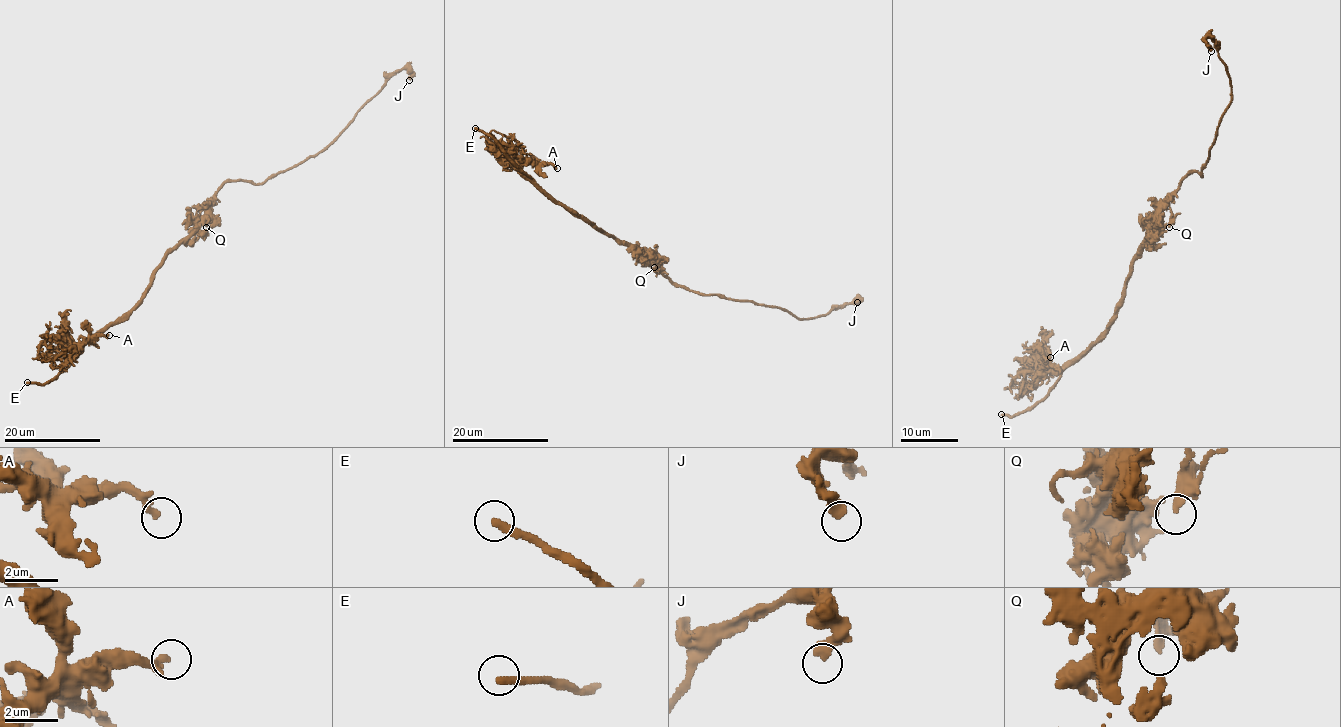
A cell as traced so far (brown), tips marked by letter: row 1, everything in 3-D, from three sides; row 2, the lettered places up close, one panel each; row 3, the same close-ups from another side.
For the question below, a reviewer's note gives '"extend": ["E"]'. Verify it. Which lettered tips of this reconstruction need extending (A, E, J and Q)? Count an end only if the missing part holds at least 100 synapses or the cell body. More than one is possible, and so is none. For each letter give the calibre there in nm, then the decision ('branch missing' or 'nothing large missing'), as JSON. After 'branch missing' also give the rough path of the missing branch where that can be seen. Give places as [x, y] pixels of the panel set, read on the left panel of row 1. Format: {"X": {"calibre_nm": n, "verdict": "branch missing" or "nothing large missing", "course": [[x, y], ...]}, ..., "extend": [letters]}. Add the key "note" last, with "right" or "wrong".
{"A": {"calibre_nm": 180, "verdict": "nothing large missing"}, "E": {"calibre_nm": 320, "verdict": "branch missing"}, "J": {"calibre_nm": 360, "verdict": "nothing large missing"}, "Q": {"calibre_nm": 180, "verdict": "nothing large missing"}, "extend": ["E"], "note": "right"}

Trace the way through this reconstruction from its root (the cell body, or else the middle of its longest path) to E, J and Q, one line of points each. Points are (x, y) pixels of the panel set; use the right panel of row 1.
E: (1162, 208), (1159, 226), (1133, 262), (1110, 325), (1034, 406), (1013, 416), (1001, 414)
J: (1162, 208), (1191, 172), (1202, 175), (1217, 126), (1231, 100), (1227, 65), (1208, 38), (1211, 51)
Q: (1162, 208), (1167, 204), (1172, 213), (1169, 227)

